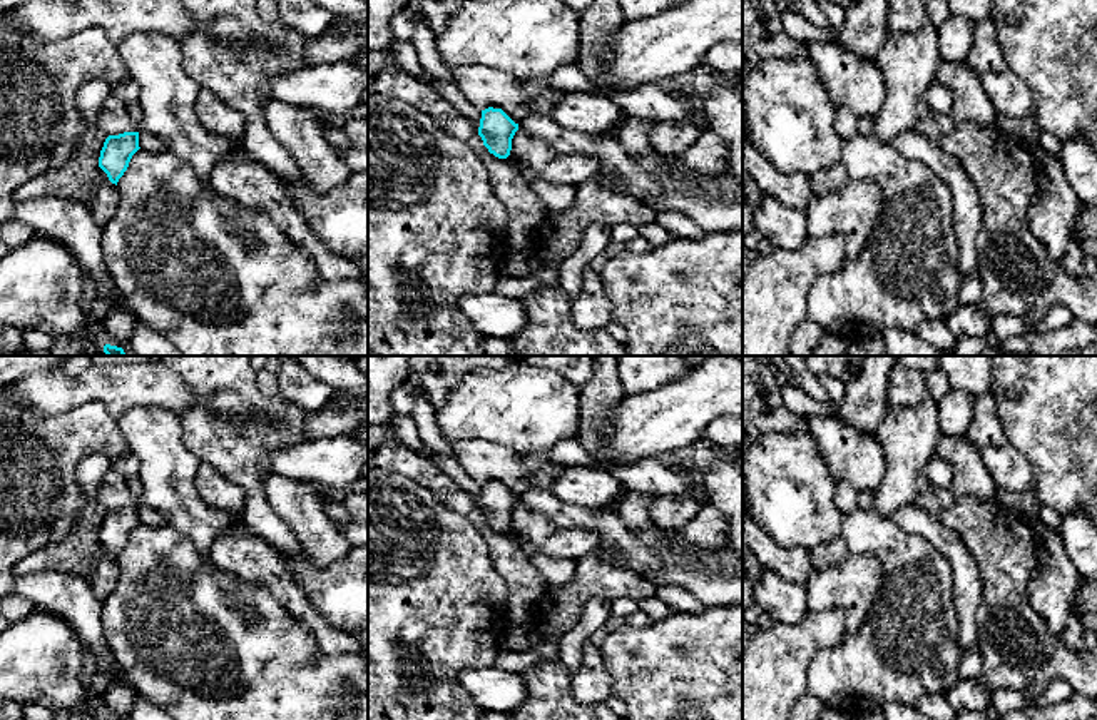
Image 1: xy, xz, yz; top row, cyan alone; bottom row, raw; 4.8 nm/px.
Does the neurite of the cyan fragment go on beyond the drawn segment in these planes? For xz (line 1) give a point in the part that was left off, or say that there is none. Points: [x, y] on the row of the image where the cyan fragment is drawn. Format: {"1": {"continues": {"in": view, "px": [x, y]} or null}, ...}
{"1": {"continues": null}}

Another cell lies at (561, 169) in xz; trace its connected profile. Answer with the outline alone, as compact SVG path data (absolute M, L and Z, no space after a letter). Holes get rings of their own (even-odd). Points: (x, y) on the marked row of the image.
M517 130L512 139L512 155L533 175L557 185L582 185L600 174L600 162L592 154L559 154L545 142Z

